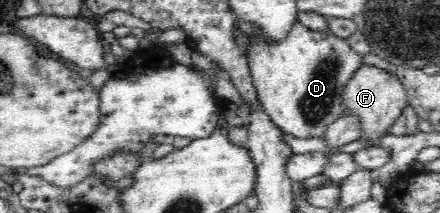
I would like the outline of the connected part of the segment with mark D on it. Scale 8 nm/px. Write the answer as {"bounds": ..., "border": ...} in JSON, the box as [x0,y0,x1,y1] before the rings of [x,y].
{"bounds":[236,17,362,138],"border":[[[241,17],[236,18],[236,33],[244,41],[243,49],[258,92],[258,99],[273,122],[285,133],[299,138],[321,136],[324,128],[341,116],[341,93],[362,66],[362,56],[350,47],[347,39],[336,36],[329,28],[307,27],[301,23],[299,17],[292,20],[289,30],[286,30],[281,38],[269,37],[259,23]]]}

